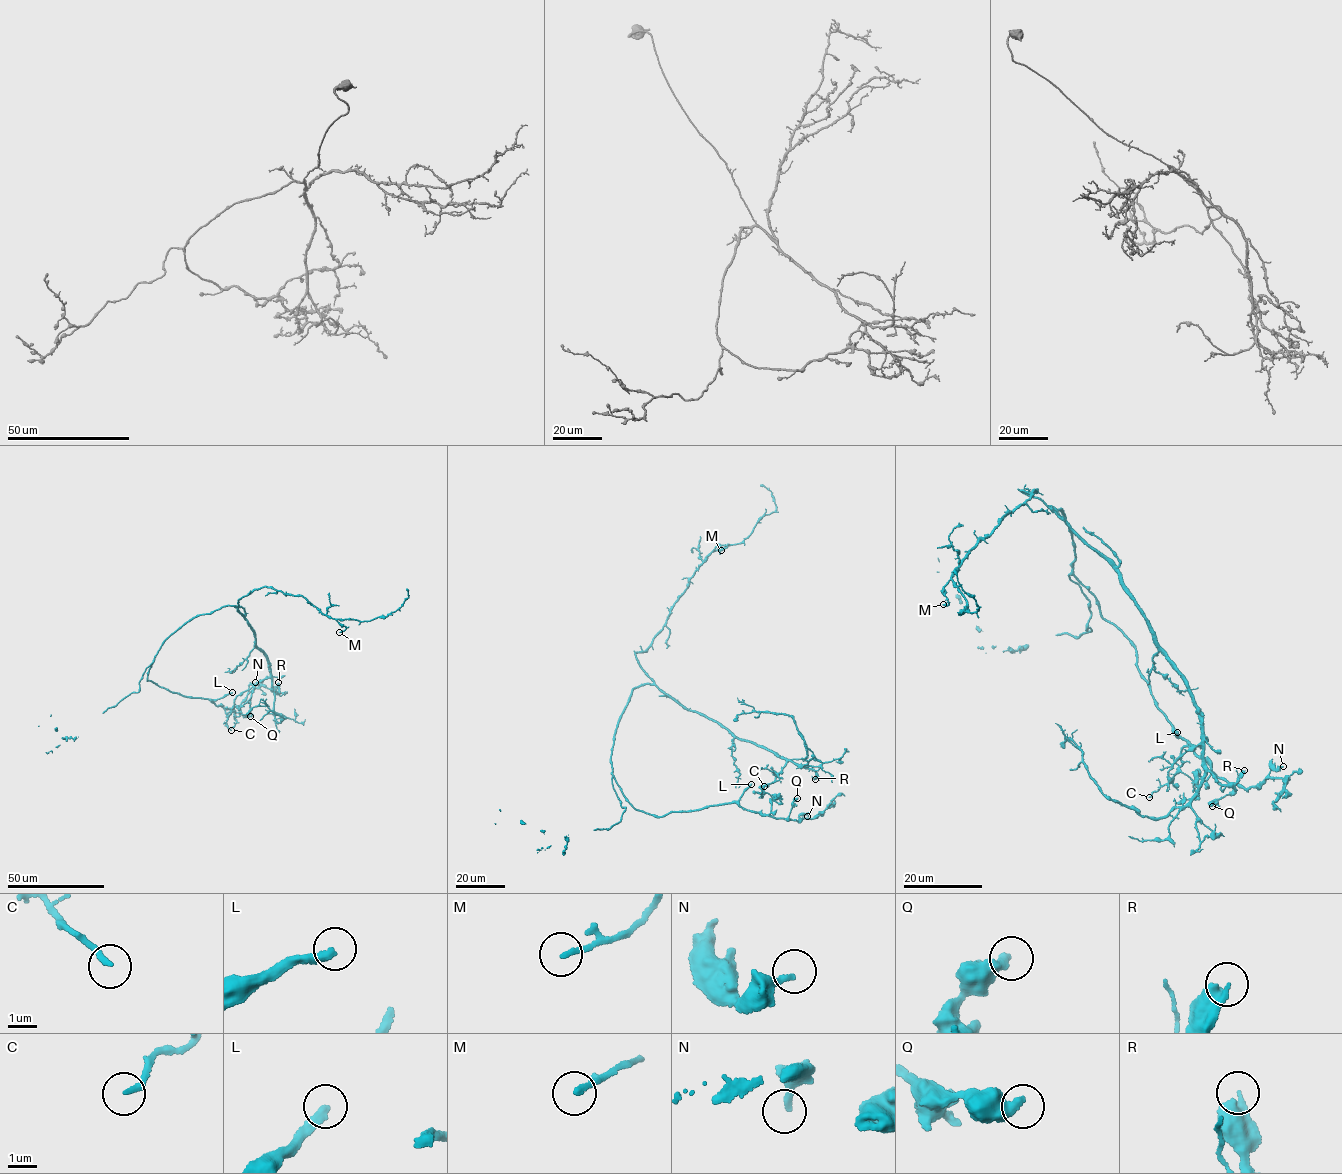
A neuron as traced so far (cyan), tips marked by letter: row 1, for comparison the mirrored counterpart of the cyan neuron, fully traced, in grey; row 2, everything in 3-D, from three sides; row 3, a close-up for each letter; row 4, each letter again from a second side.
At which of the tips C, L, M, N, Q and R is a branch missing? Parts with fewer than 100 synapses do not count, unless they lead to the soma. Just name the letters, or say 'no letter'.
L

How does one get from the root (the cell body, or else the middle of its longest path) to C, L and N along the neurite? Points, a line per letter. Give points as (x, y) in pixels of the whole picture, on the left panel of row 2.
C: (202, 614), (235, 605), (253, 632), (255, 645), (268, 664), (270, 676), (236, 696), (226, 723), (231, 730)
L: (202, 614), (164, 641), (147, 680), (186, 696), (217, 699), (232, 692)
N: (202, 614), (164, 641), (147, 680), (185, 696), (209, 698), (228, 709), (241, 705), (248, 686), (255, 682)

